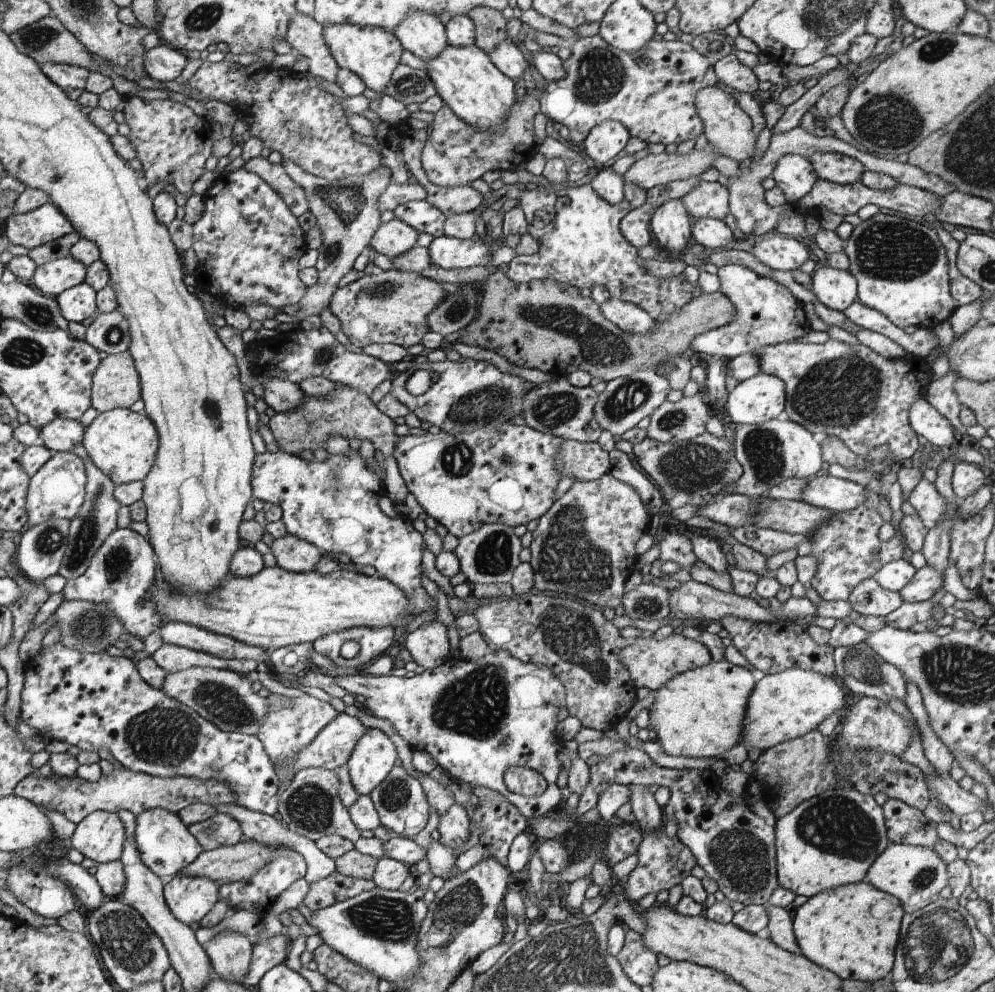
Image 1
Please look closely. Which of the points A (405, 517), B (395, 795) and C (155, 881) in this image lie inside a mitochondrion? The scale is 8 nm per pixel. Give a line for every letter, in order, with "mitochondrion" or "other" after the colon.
A: other
B: mitochondrion
C: other

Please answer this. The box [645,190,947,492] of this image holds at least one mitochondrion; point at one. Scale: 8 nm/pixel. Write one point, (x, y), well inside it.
(837, 392)

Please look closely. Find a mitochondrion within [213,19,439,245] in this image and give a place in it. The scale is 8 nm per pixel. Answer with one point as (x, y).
(345, 202)

